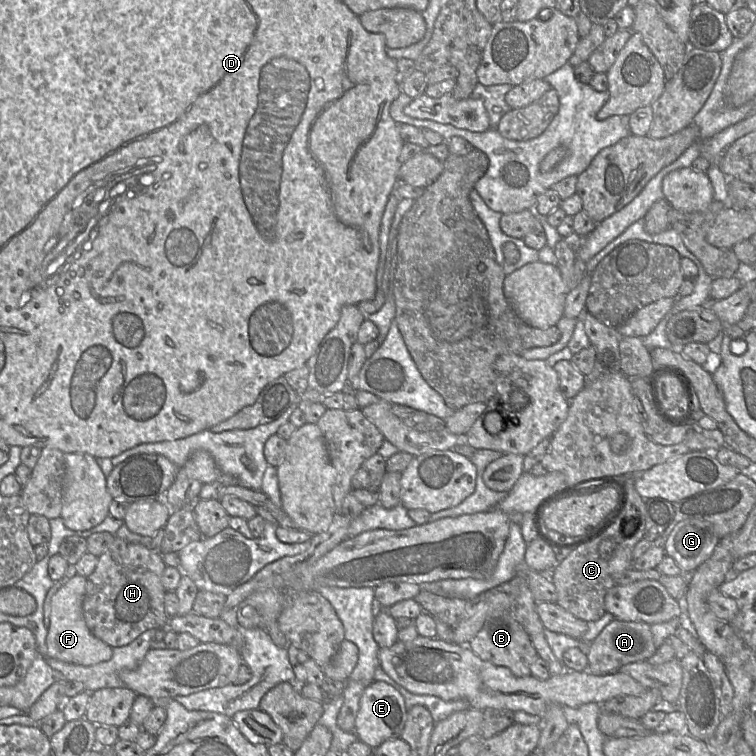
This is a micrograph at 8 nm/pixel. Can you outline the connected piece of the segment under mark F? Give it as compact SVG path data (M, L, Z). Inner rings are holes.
M75 575L67 578L50 600L48 633L45 640L46 658L92 666L108 661L112 657L112 647L95 637L86 625L83 615L83 600L86 592L87 577Z

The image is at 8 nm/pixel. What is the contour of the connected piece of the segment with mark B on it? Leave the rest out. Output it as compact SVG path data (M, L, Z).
M510 612L487 619L467 646L481 659L508 668L515 676L531 676L530 667L539 656L529 635Z

